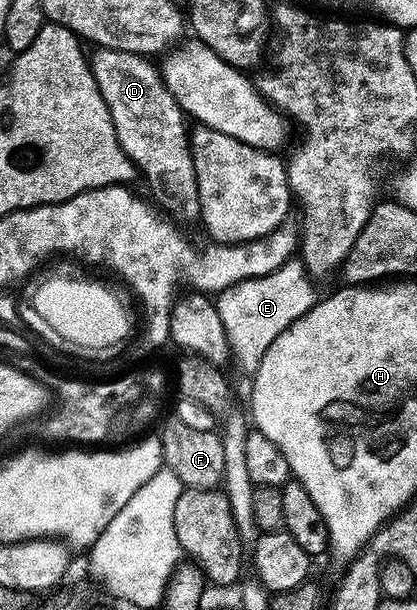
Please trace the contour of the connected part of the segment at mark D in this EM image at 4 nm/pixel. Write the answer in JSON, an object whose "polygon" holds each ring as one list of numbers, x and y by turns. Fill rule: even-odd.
{"polygon":[[95,50,92,55,94,76,98,82,100,93,110,110,110,116,117,130,118,140,125,153,133,160,137,170,144,173,156,200,167,212,178,213,184,219,197,220,202,213,199,203,199,179,196,177,196,167,190,131,186,129,188,116,180,109,176,97,166,88,162,80,161,70,153,67,151,60,144,55,133,55,130,52]]}

